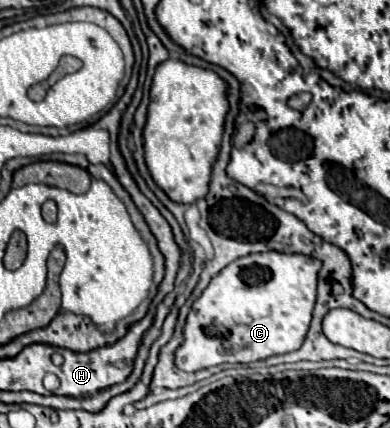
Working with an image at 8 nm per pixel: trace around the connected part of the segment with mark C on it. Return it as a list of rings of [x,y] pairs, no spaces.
[[[261,252],[223,268],[187,316],[185,342],[175,358],[177,366],[197,372],[223,362],[251,364],[299,350],[309,332],[321,266],[323,262],[311,256]]]

